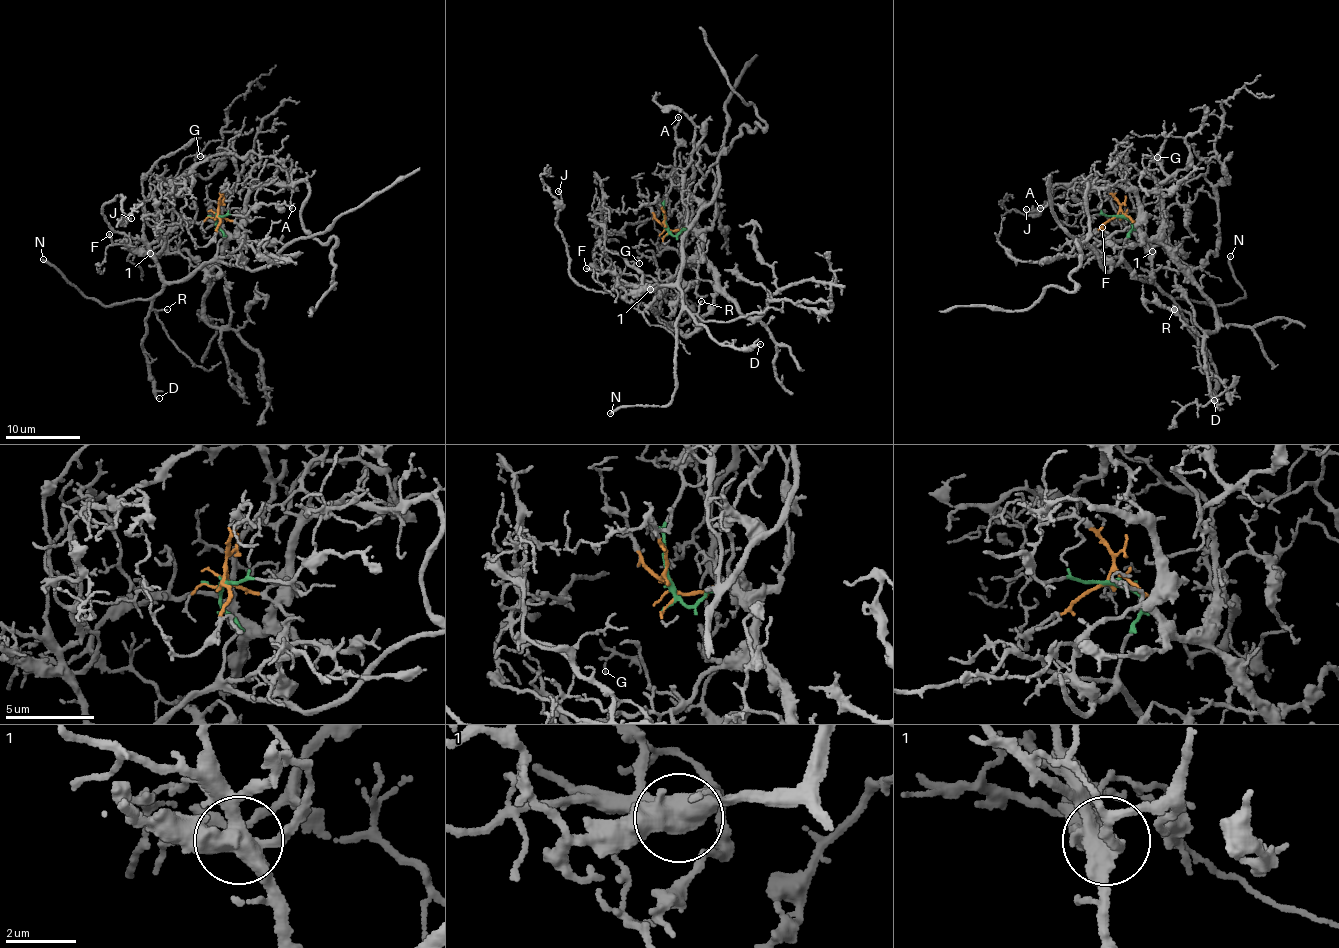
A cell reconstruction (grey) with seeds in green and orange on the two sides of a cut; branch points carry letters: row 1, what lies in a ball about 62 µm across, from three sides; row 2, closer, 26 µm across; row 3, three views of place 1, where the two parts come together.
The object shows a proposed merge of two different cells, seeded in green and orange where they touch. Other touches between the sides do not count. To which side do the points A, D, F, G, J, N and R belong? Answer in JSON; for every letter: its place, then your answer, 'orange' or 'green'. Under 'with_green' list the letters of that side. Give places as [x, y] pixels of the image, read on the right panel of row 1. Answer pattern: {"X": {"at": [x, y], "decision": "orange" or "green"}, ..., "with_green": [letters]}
{"A": {"at": [1040, 208], "decision": "green"}, "D": {"at": [1214, 400], "decision": "green"}, "F": {"at": [1102, 227], "decision": "orange"}, "G": {"at": [1157, 157], "decision": "orange"}, "J": {"at": [1026, 209], "decision": "green"}, "N": {"at": [1230, 256], "decision": "green"}, "R": {"at": [1174, 309], "decision": "green"}, "with_green": ["A", "D", "J", "N", "R"]}

